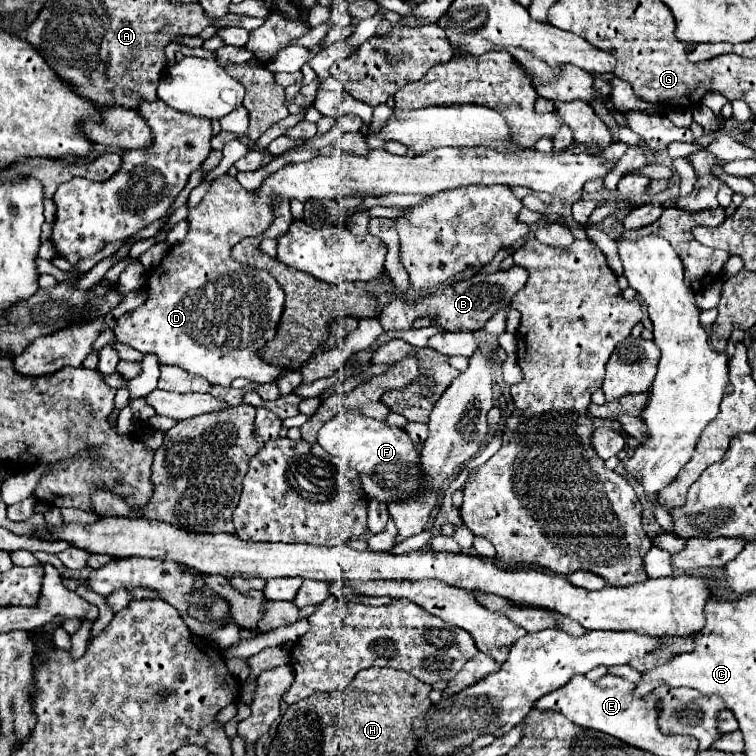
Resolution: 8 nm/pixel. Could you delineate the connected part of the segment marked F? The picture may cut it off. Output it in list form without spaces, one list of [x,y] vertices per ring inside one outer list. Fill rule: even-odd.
[[[359,411],[337,415],[333,421],[325,423],[319,429],[317,443],[331,455],[345,455],[349,459],[349,467],[359,471],[363,491],[373,499],[381,499],[383,503],[413,497],[417,493],[417,487],[423,483],[419,469],[419,451],[413,445],[411,437],[403,429],[389,427],[385,421],[369,419]]]

